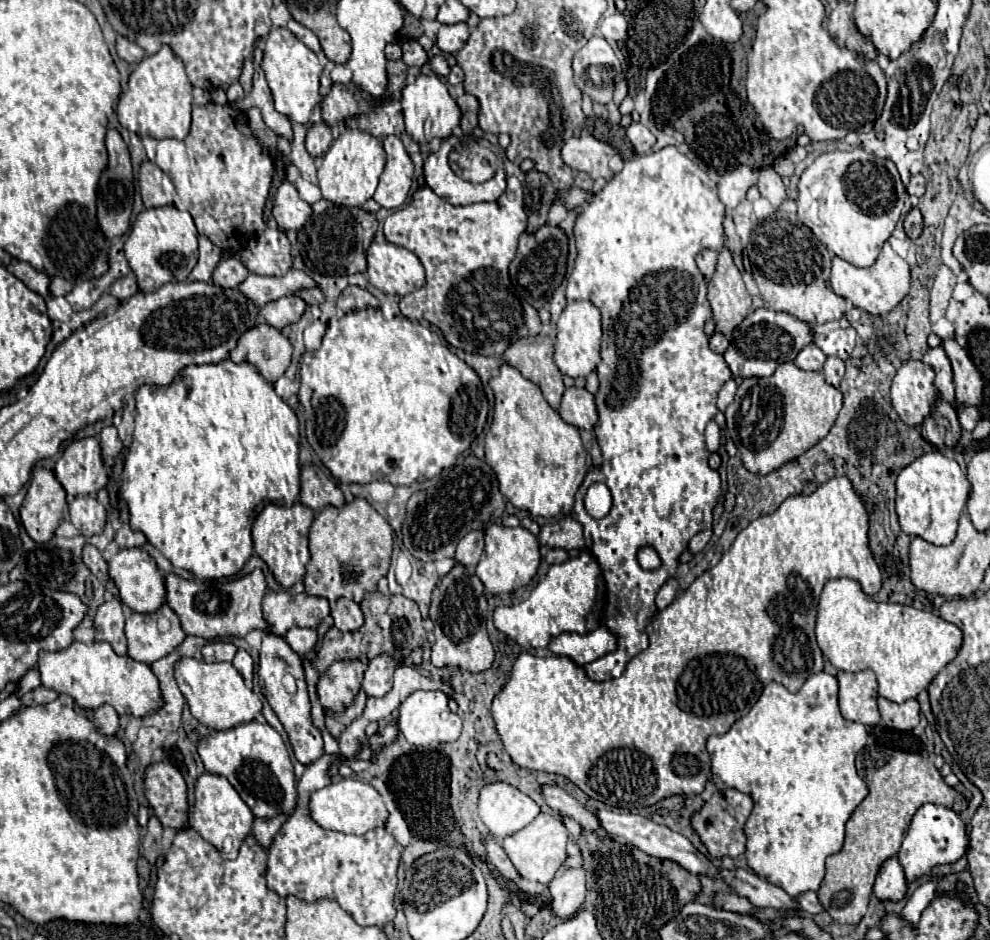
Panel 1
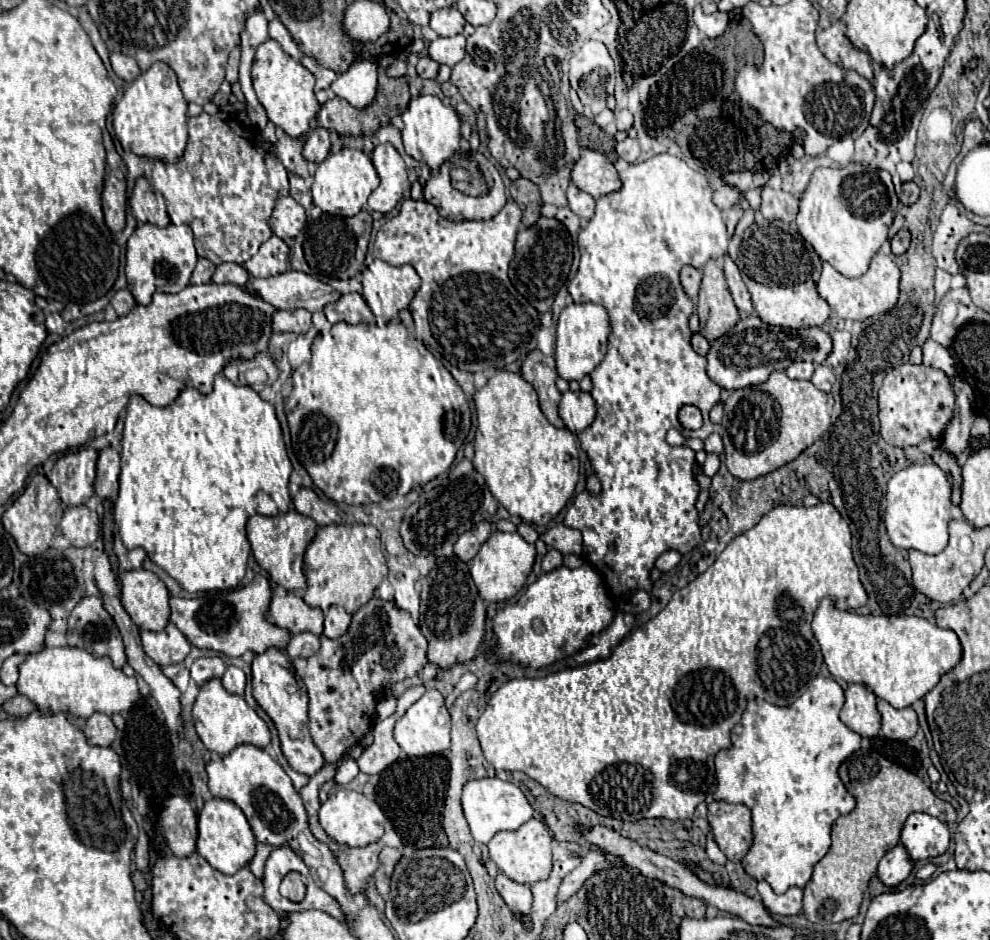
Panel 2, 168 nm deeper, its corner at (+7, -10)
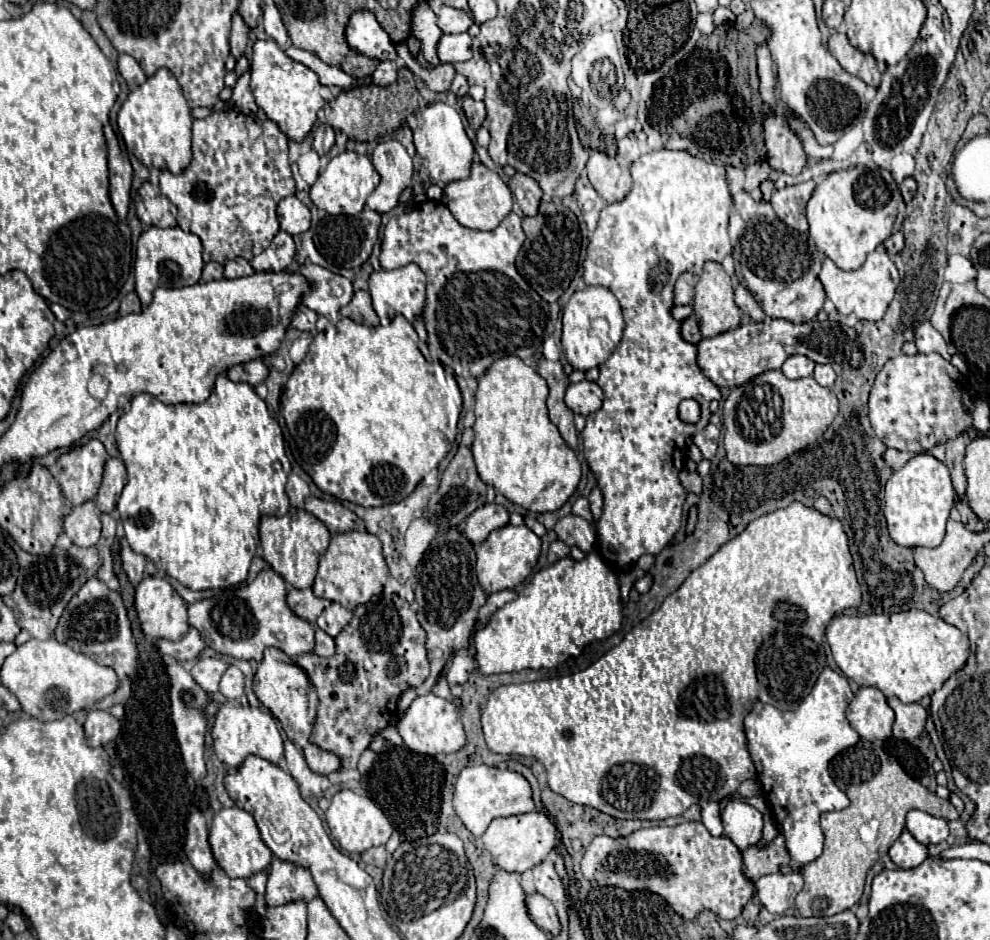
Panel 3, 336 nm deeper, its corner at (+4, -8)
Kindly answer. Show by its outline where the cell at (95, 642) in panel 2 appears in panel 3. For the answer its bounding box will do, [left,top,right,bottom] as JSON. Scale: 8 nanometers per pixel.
[55,578,137,682]

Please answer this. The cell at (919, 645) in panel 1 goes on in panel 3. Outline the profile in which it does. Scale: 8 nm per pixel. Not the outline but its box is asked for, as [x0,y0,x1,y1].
[827,610,969,702]

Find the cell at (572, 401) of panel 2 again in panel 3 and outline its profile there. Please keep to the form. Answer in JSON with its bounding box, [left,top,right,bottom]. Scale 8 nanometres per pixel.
[565,380,603,416]

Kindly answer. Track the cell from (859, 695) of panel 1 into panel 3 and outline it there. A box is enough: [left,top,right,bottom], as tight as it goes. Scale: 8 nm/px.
[847,688,895,740]

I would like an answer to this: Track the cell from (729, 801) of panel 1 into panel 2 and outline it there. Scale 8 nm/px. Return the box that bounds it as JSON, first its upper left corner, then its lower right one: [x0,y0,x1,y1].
[708,800,752,862]

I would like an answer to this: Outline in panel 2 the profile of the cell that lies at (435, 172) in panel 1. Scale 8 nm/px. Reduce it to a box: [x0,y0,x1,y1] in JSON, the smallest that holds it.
[424,162,506,220]

